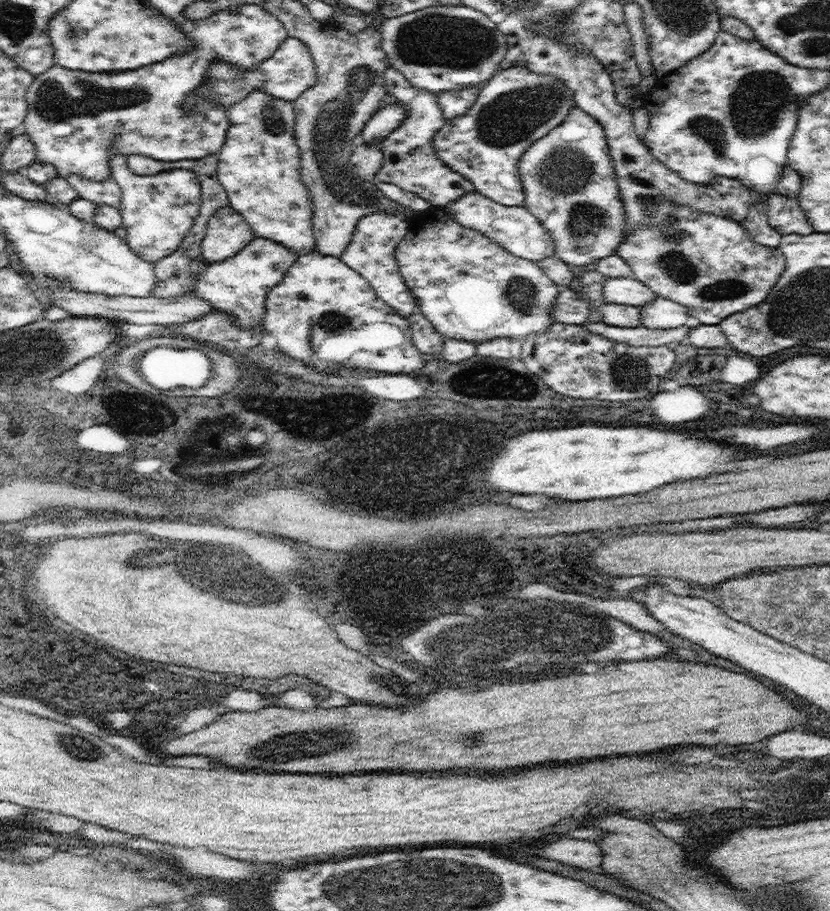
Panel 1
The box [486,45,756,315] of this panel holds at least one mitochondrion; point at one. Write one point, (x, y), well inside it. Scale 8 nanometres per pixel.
(585, 220)

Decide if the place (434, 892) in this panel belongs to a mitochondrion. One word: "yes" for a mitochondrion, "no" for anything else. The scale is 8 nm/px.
yes

